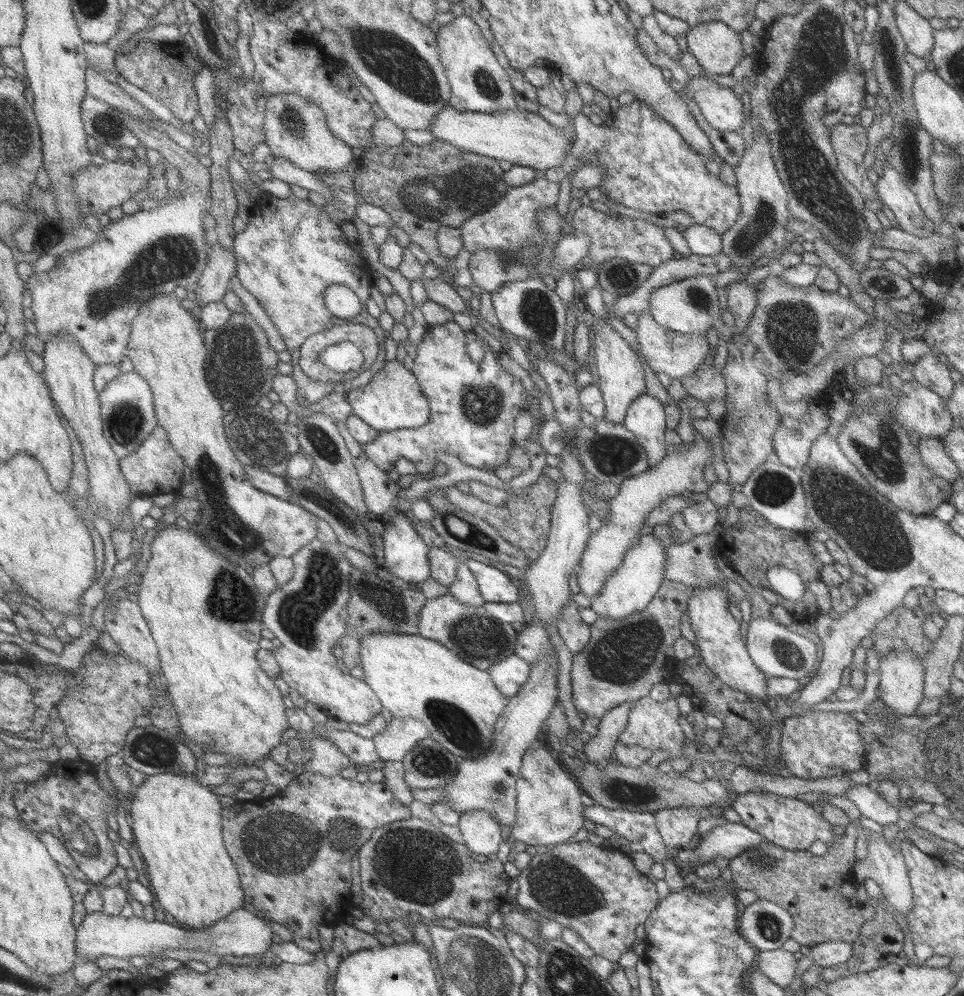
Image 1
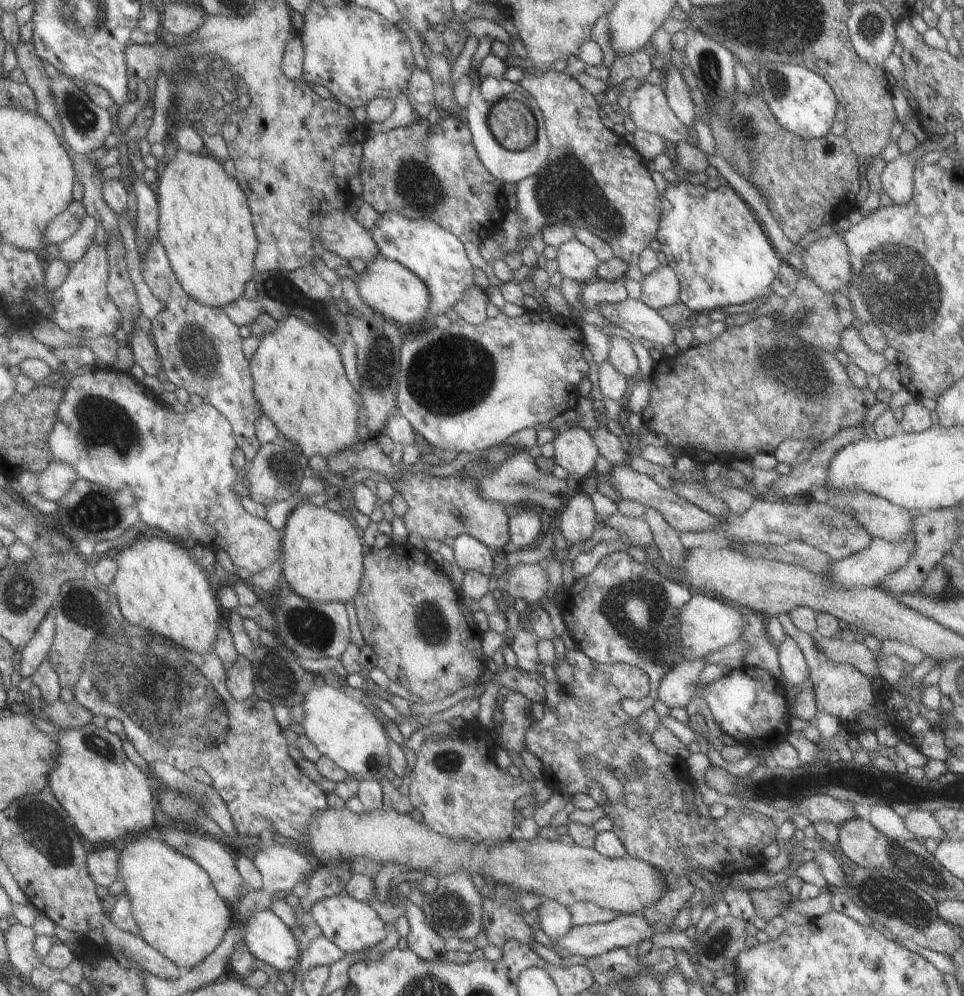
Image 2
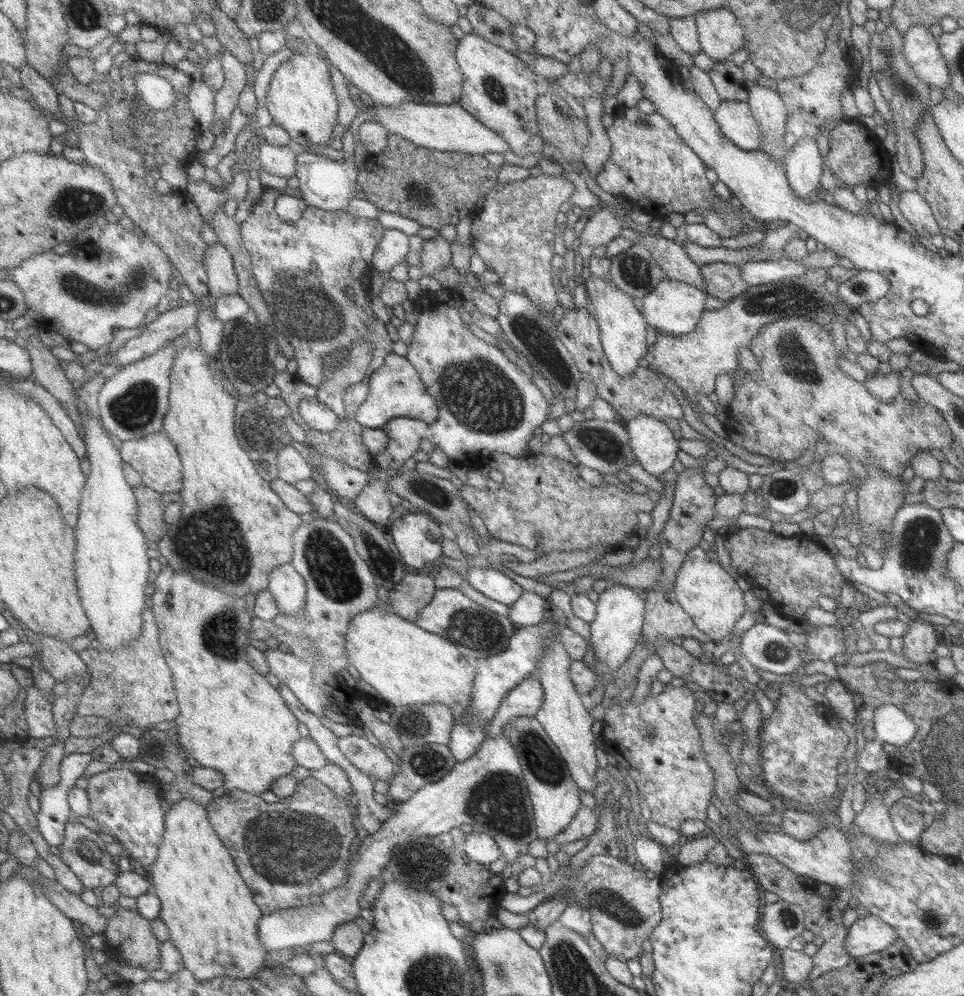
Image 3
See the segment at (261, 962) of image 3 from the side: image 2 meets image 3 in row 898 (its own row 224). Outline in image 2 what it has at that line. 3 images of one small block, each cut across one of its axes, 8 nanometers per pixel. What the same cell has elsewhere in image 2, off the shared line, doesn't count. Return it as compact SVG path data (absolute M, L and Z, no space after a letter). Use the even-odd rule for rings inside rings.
M177 148L176 155L167 164L159 166L158 178L156 180L157 187L155 188L158 196L159 210L160 210L160 227L159 240L165 247L167 256L170 258L171 266L174 267L177 278L181 281L183 288L195 300L201 304L212 307L224 307L231 305L235 301L239 301L245 294L245 288L249 284L249 280L254 280L256 272L256 259L258 258L259 239L254 225L254 214L250 209L247 193L242 189L235 177L227 174L226 167L223 162L217 159L214 155L209 153L190 153L185 149Z

